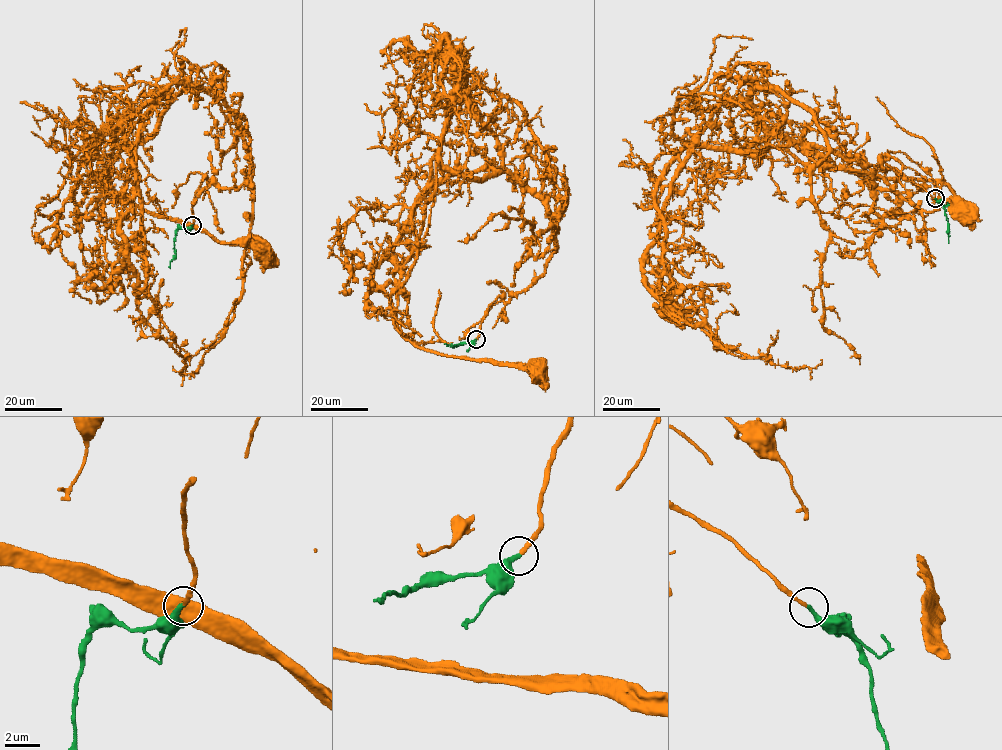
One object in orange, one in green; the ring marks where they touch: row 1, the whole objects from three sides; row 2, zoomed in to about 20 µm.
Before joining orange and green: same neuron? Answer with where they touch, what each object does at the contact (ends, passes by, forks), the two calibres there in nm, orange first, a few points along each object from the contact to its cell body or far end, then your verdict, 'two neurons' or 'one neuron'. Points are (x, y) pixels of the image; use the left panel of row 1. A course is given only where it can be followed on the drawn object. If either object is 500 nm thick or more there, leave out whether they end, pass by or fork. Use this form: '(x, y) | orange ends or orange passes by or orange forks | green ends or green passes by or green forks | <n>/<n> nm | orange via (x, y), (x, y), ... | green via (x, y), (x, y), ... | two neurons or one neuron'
(192, 225) | orange ends | green ends | 240/280 nm | orange via (192, 224), (202, 180), (242, 186), (249, 170), (226, 104), (186, 89), (106, 126), (99, 183), (263, 250) | green via (192, 225), (176, 230), (175, 257), (169, 267) | one neuron

